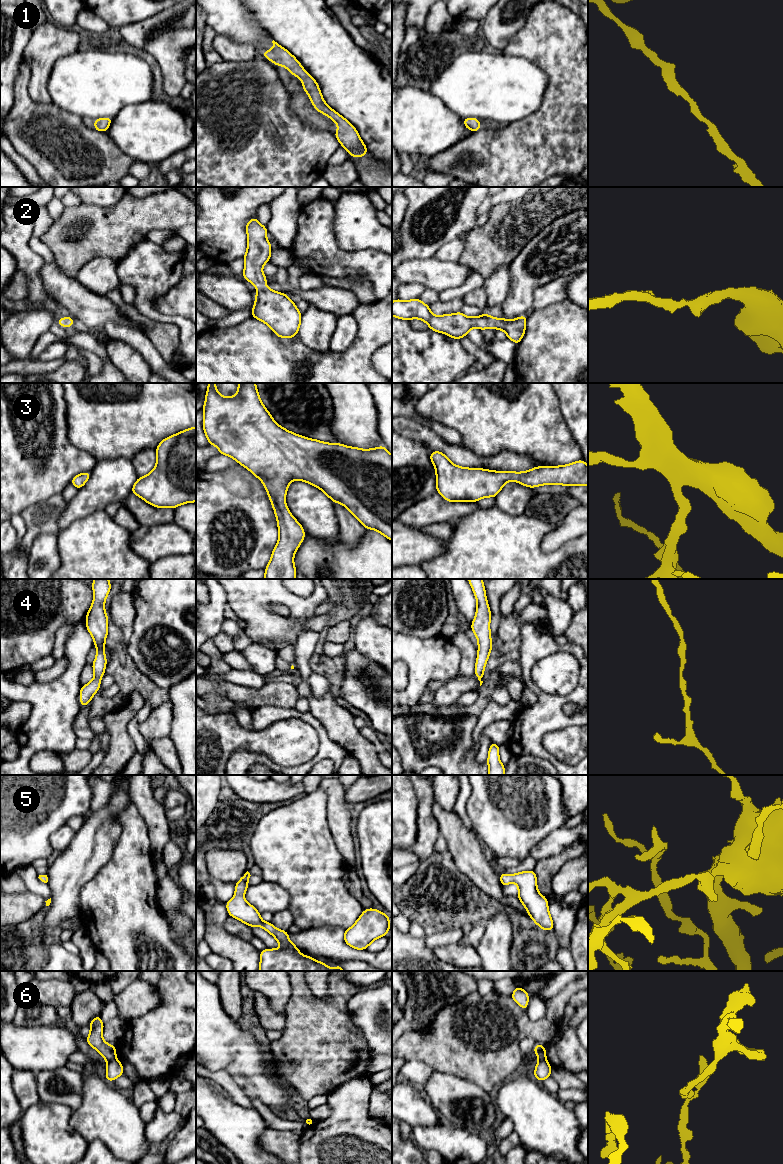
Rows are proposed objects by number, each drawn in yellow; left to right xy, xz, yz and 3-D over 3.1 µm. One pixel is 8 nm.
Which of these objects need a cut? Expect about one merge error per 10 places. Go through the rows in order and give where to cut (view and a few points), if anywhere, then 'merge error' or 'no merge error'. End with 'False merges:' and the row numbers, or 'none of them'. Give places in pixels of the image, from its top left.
1: no cut; no merge error
2: no cut; no merge error
3: no cut; no merge error
4: no cut; no merge error
5: no cut; no merge error
6: cut in xy along (115, 1057), (108, 1061); merge error
False merges: 6

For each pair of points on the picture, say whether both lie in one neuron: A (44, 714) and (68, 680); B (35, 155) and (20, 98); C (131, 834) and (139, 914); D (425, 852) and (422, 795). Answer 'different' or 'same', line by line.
A: same
B: same
C: same
D: same

